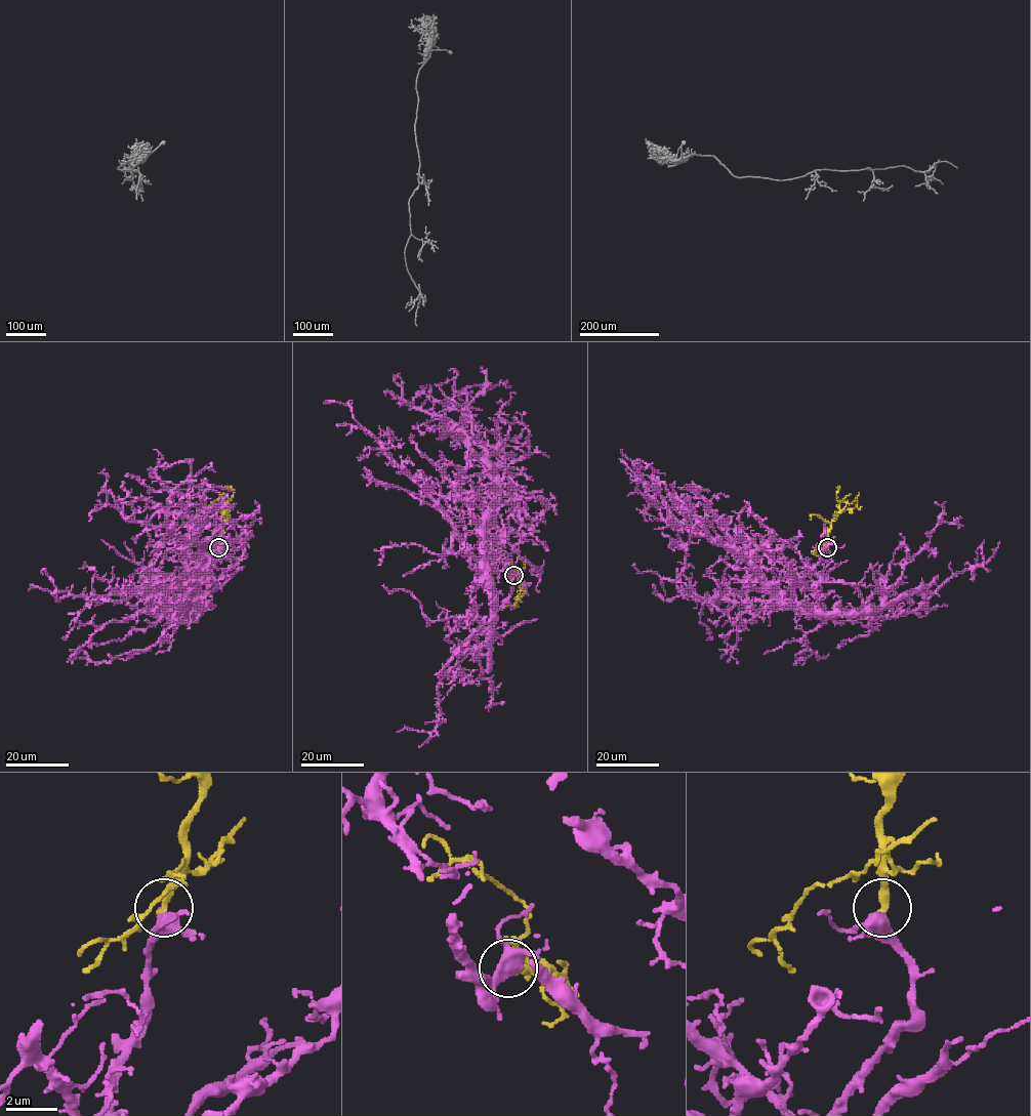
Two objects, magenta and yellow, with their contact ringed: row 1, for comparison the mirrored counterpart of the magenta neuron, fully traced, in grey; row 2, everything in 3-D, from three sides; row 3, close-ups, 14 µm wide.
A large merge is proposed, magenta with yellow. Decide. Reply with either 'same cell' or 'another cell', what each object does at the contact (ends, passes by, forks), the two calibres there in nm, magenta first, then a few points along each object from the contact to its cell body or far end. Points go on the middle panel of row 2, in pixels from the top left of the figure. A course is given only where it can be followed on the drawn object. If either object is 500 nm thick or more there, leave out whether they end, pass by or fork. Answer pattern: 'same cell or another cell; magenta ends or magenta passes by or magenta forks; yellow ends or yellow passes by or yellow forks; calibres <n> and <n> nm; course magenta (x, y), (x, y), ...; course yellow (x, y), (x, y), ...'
same cell; magenta forks; yellow ends; calibres 320 and 320 nm; course magenta (513, 575), (507, 568), (511, 591), (495, 612), (491, 467), (452, 422), (406, 402), (393, 374); course yellow (513, 575), (518, 577), (525, 592), (516, 603), (504, 604), (501, 609)

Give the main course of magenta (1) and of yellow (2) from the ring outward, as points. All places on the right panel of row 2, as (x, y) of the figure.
1: (827, 547), (820, 579), (852, 584), (864, 607), (856, 612), (789, 608), (732, 548), (671, 526), (626, 473)
2: (827, 547), (830, 523), (847, 503), (855, 500), (856, 506), (861, 507)

